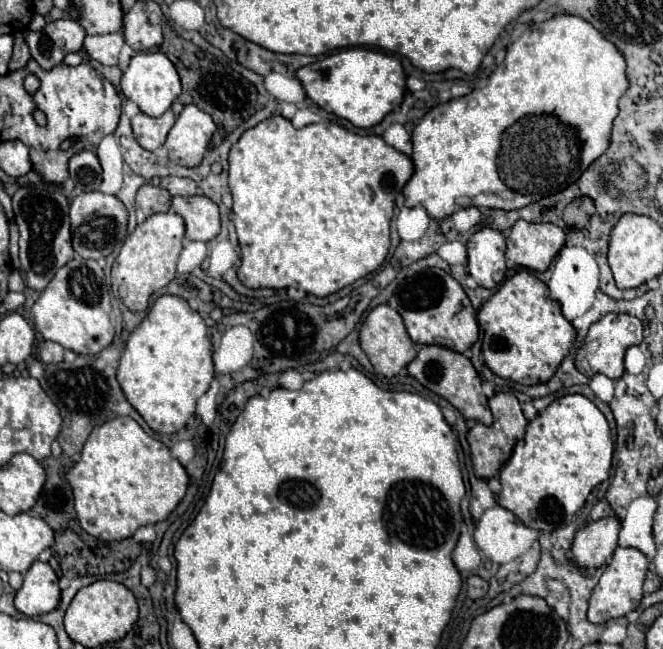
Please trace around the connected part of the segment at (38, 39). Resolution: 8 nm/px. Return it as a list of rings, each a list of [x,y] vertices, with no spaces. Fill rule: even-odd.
[[[63,18],[49,22],[41,32],[27,32],[25,42],[31,50],[31,58],[43,68],[51,70],[59,66],[69,52],[77,52],[83,46],[85,30],[77,20]]]

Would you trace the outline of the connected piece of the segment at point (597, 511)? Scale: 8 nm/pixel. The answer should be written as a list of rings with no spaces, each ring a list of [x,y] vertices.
[[[599,500],[595,506],[593,506],[593,510],[591,510],[591,514],[589,514],[589,520],[601,520],[603,516],[611,516],[613,514],[613,508],[607,504],[607,500]]]

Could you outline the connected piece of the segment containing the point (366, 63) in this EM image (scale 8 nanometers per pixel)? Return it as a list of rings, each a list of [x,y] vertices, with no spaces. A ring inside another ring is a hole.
[[[347,48],[309,64],[297,72],[309,100],[325,112],[349,120],[357,128],[371,128],[379,124],[395,106],[403,102],[407,92],[405,72],[401,62],[385,52],[369,48]]]

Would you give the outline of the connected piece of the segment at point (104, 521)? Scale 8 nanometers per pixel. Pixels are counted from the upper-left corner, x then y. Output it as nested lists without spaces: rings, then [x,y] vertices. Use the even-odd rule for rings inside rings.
[[[113,418],[95,428],[81,458],[67,472],[81,528],[103,542],[125,540],[139,526],[165,520],[183,500],[189,476],[165,444],[151,438],[133,418]]]

